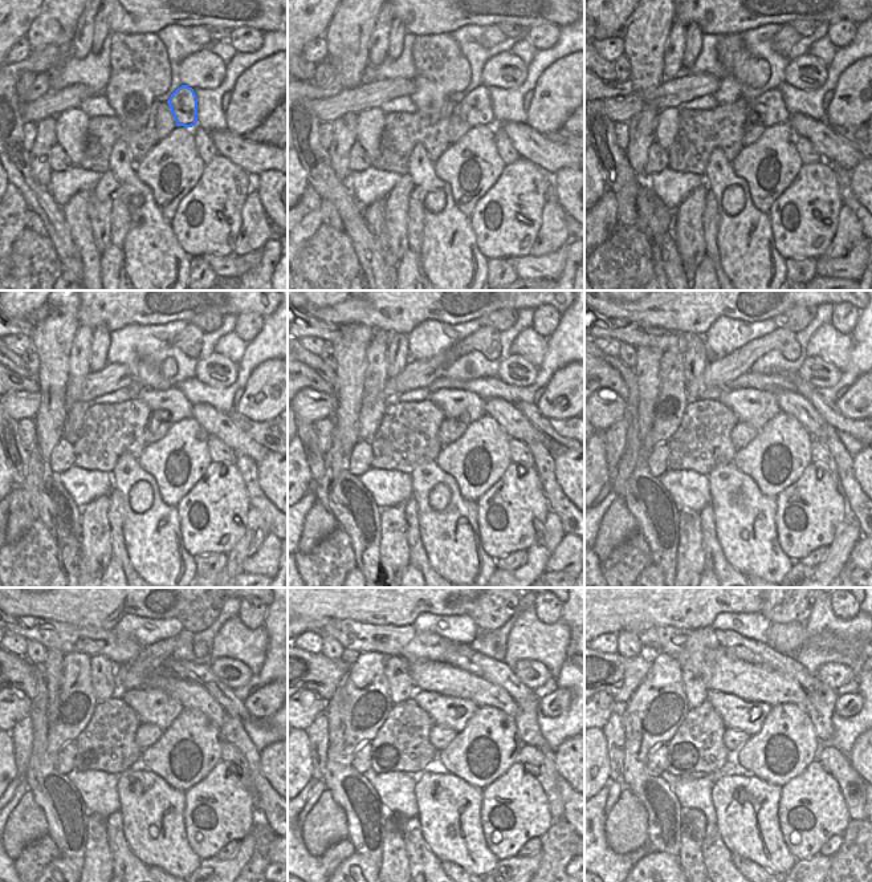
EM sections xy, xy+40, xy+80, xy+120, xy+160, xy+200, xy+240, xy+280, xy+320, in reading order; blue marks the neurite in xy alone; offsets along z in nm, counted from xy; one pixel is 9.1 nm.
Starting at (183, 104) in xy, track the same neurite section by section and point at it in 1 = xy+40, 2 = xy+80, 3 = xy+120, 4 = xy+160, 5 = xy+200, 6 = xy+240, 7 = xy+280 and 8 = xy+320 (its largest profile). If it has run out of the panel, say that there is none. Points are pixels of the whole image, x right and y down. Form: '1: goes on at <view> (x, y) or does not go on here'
1: goes on at xy+40 (476, 105)
2: goes on at xy+80 (770, 106)
3: goes on at xy+120 (172, 401)
4: goes on at xy+160 (467, 406)
5: goes on at xy+200 (757, 407)
6: goes on at xy+240 (153, 706)
7: goes on at xy+280 (444, 710)
8: goes on at xy+320 (737, 714)

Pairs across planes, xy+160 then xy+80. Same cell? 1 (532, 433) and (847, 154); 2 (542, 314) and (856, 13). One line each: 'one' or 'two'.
1: one
2: two

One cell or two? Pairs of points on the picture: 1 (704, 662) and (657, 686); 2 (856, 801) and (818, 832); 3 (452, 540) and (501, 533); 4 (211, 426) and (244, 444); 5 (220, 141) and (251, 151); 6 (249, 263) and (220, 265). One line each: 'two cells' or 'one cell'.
1: two cells
2: two cells
3: two cells
4: one cell
5: one cell
6: one cell

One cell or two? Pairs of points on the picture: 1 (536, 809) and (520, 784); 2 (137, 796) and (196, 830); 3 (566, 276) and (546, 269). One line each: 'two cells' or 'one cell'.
1: one cell
2: two cells
3: two cells

